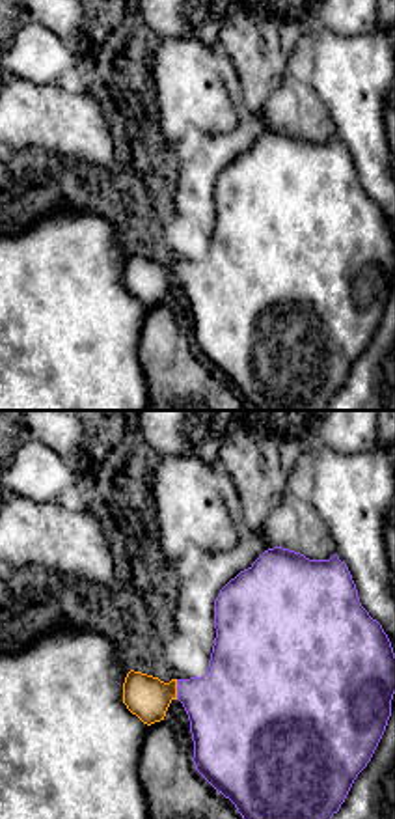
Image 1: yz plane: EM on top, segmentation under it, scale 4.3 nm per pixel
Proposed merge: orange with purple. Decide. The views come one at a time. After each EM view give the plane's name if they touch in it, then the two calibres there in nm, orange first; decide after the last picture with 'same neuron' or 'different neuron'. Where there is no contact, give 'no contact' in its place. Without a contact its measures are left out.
contact in yz; calibres 190 and 360 nm

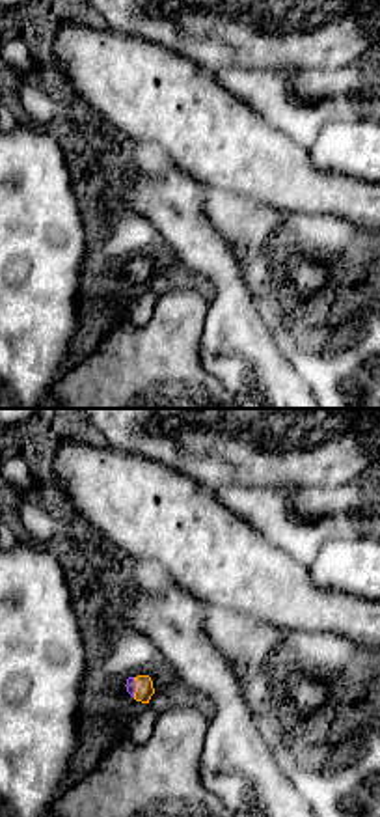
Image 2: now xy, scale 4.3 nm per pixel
contact in xy; calibres 80 and 50 nm

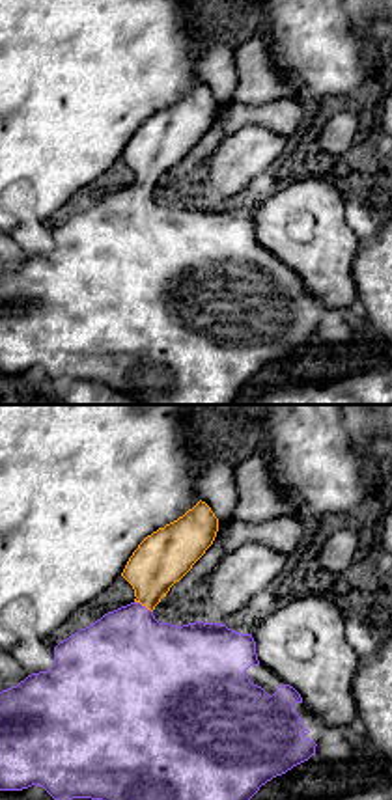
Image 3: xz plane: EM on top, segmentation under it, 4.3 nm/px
contact in xz; calibres 240 and 420 nm

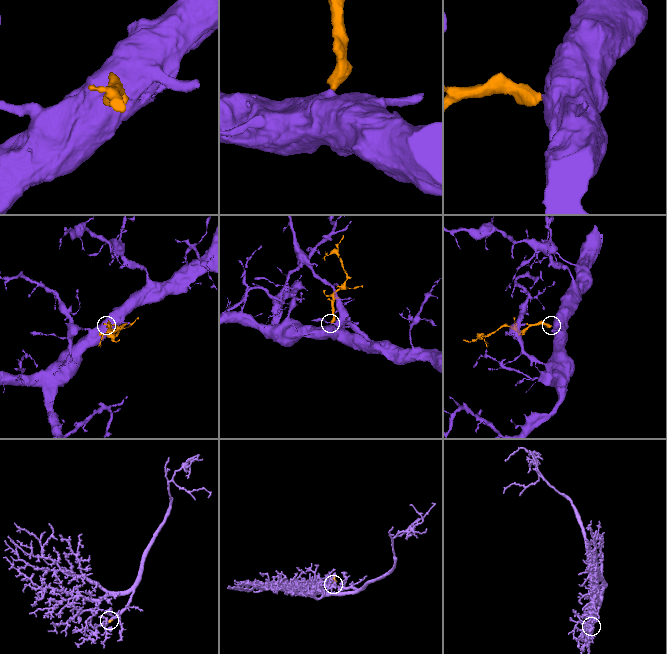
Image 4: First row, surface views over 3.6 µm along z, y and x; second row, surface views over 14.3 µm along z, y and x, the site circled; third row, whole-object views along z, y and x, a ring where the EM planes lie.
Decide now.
same neuron

